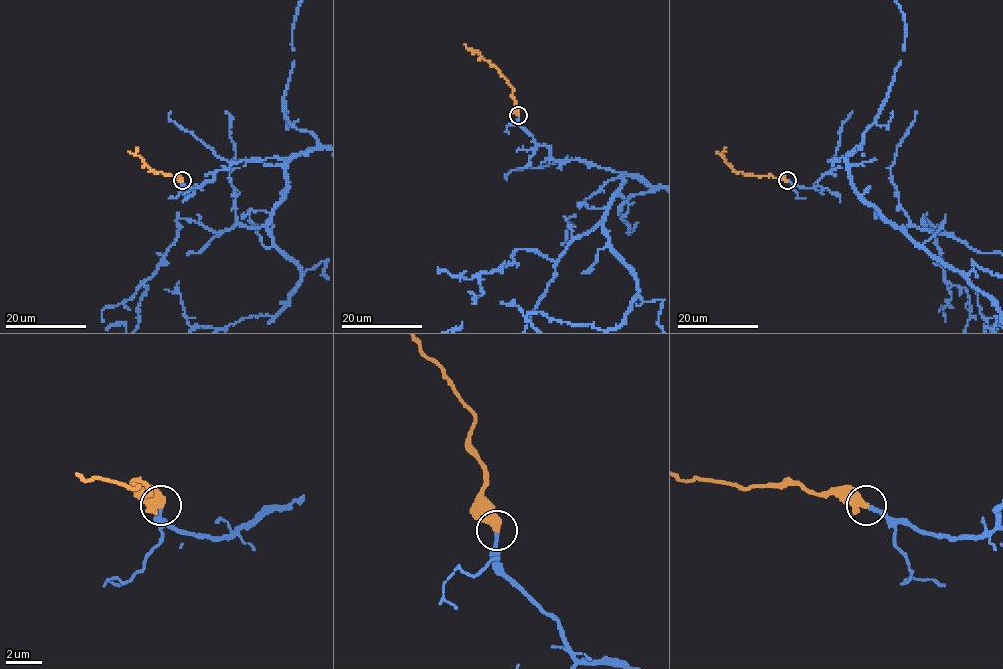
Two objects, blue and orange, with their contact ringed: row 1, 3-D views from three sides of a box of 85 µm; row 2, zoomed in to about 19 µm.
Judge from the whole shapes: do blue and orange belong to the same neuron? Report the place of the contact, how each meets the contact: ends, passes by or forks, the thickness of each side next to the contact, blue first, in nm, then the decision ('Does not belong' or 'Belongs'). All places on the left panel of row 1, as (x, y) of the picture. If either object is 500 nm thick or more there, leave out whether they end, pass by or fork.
Place: (182, 180). Thickness 200 nm (blue) against 550 nm. Belongs

